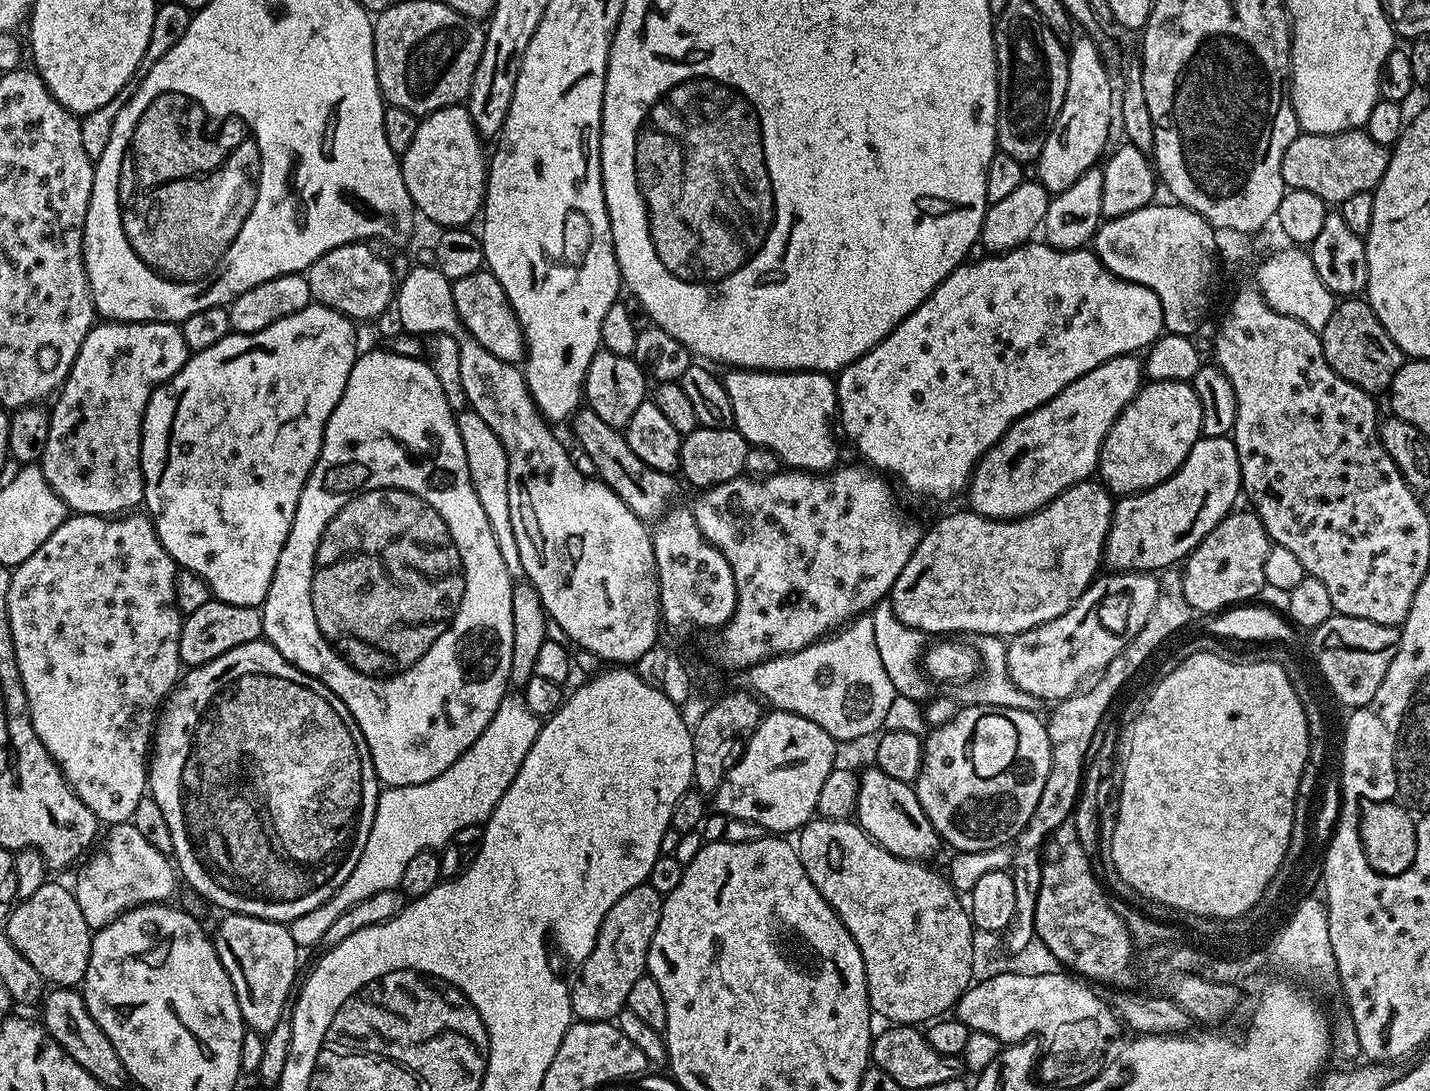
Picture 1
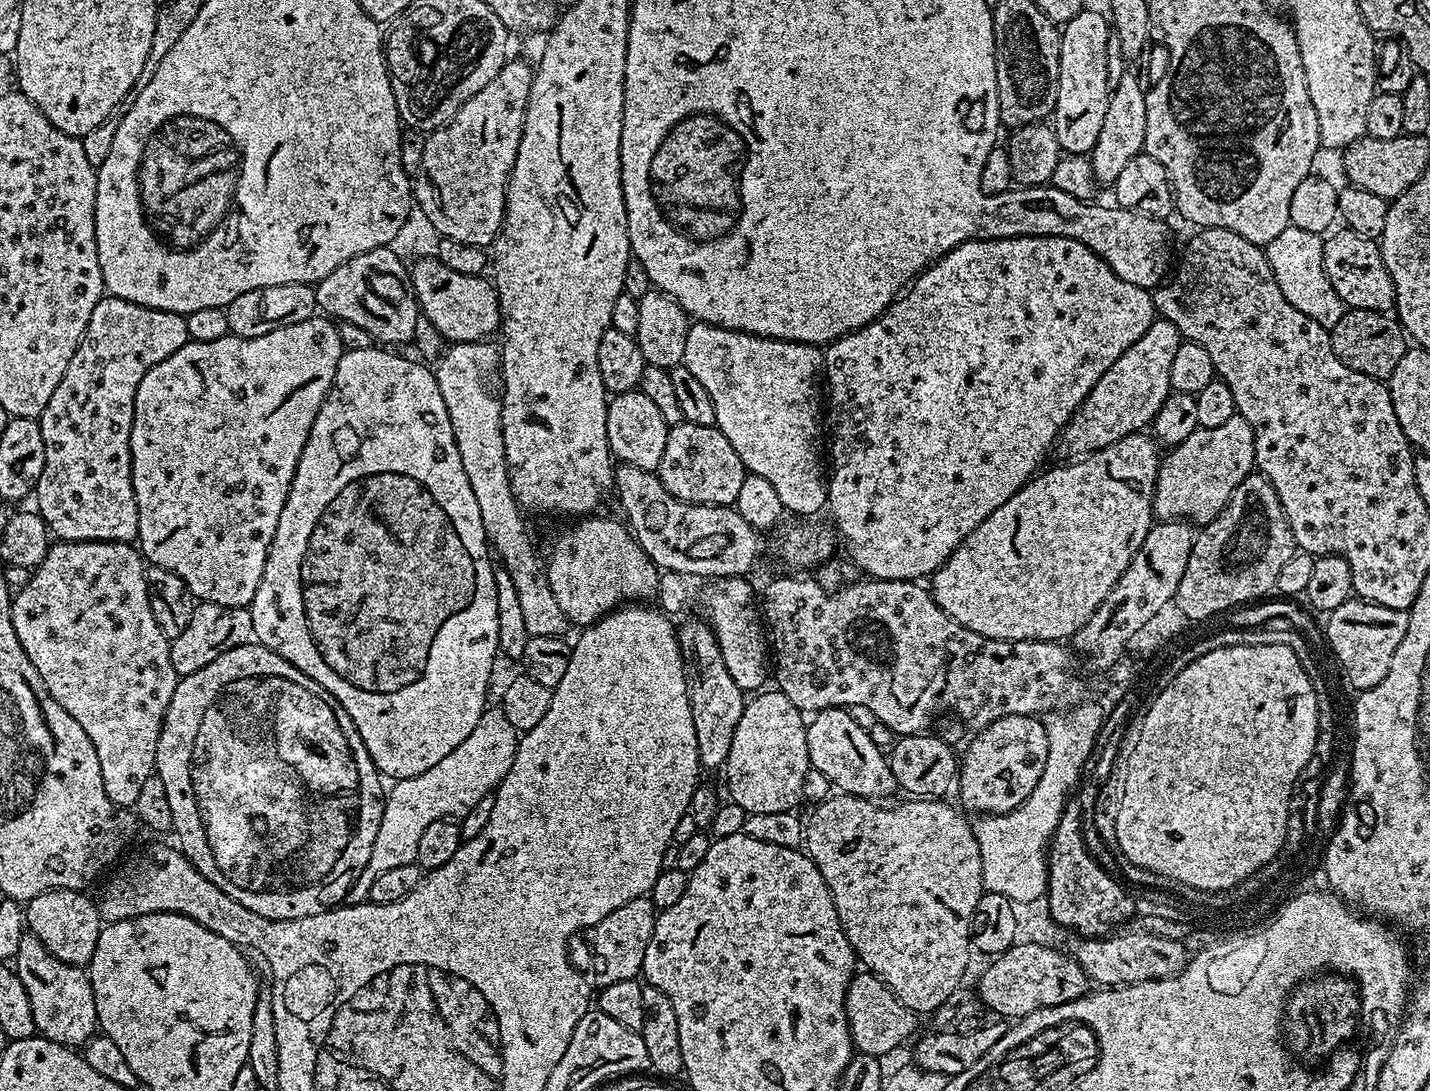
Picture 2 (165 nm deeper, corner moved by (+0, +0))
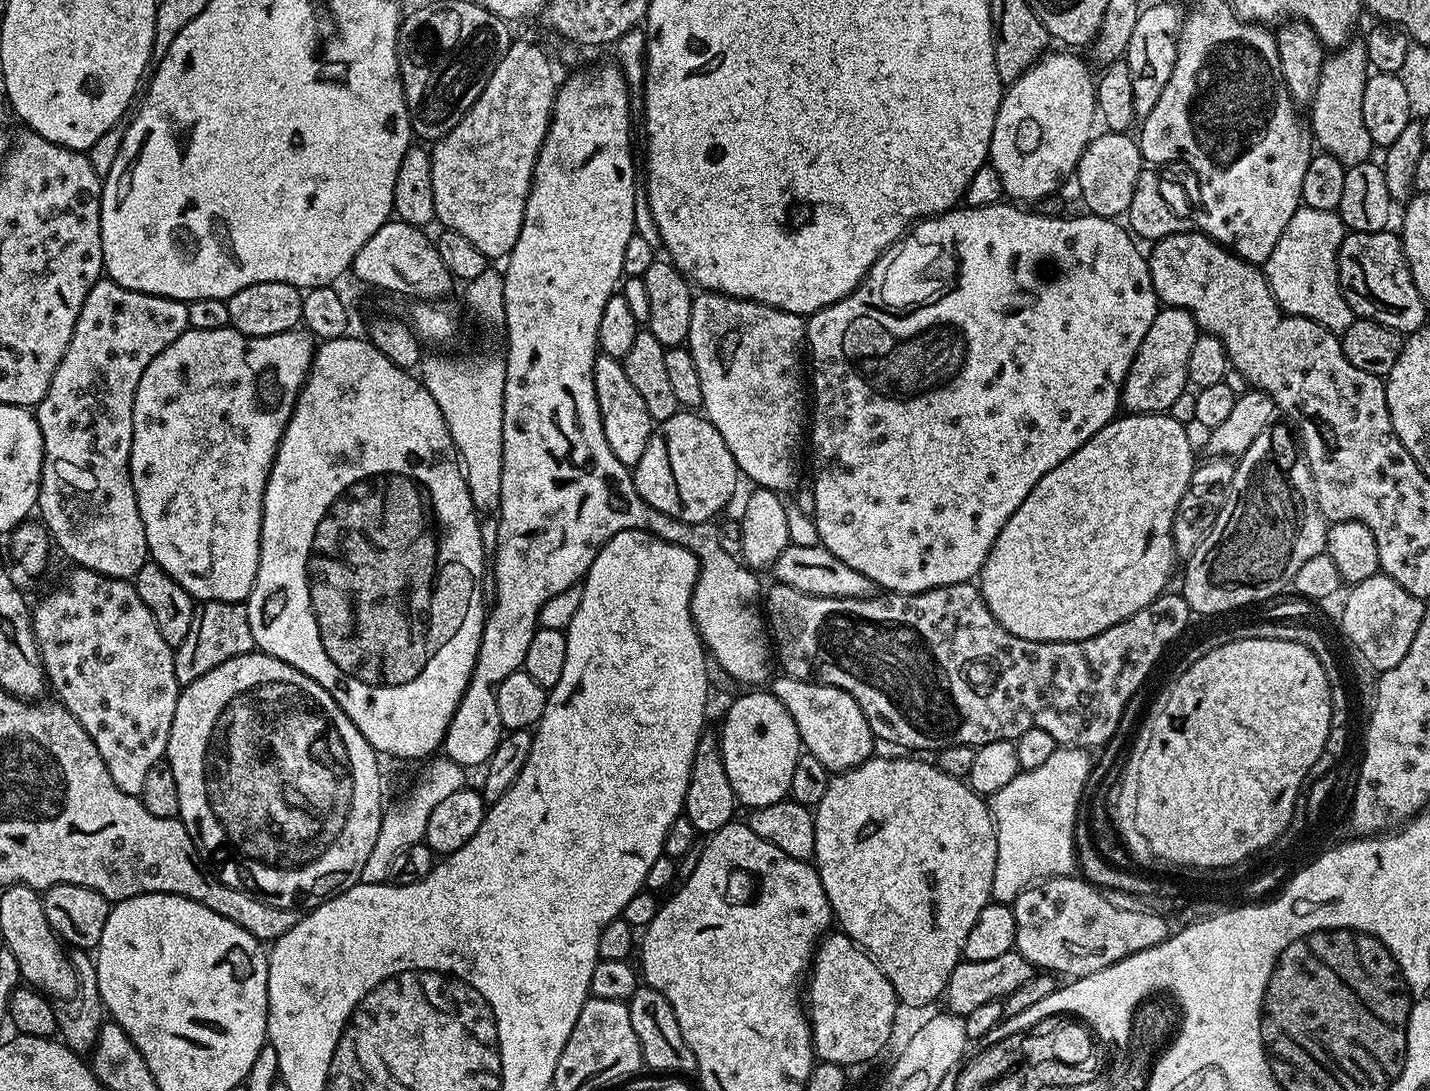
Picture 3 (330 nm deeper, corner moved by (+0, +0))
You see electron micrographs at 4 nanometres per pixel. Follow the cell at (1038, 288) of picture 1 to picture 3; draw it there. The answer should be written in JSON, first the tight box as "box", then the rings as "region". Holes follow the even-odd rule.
{"box":[807,202,1158,592],"region":[[[1012,202],[981,208],[957,206],[951,212],[913,224],[891,255],[882,255],[874,262],[859,288],[807,317],[810,388],[816,391],[820,403],[810,412],[810,456],[812,452],[812,472],[816,475],[812,500],[816,503],[814,519],[820,544],[834,558],[842,558],[846,566],[858,570],[858,574],[866,574],[866,578],[888,592],[925,592],[951,584],[967,584],[979,577],[980,567],[986,562],[1002,526],[1022,506],[1026,494],[1054,466],[1066,462],[1074,450],[1117,419],[1122,408],[1120,390],[1124,379],[1138,354],[1138,346],[1142,346],[1142,338],[1146,338],[1146,330],[1150,330],[1156,317],[1158,301],[1154,282],[1150,282],[1148,261],[1145,253],[1140,253],[1141,245],[1123,223],[1091,214],[1042,216],[1020,208],[1023,207]]]}

